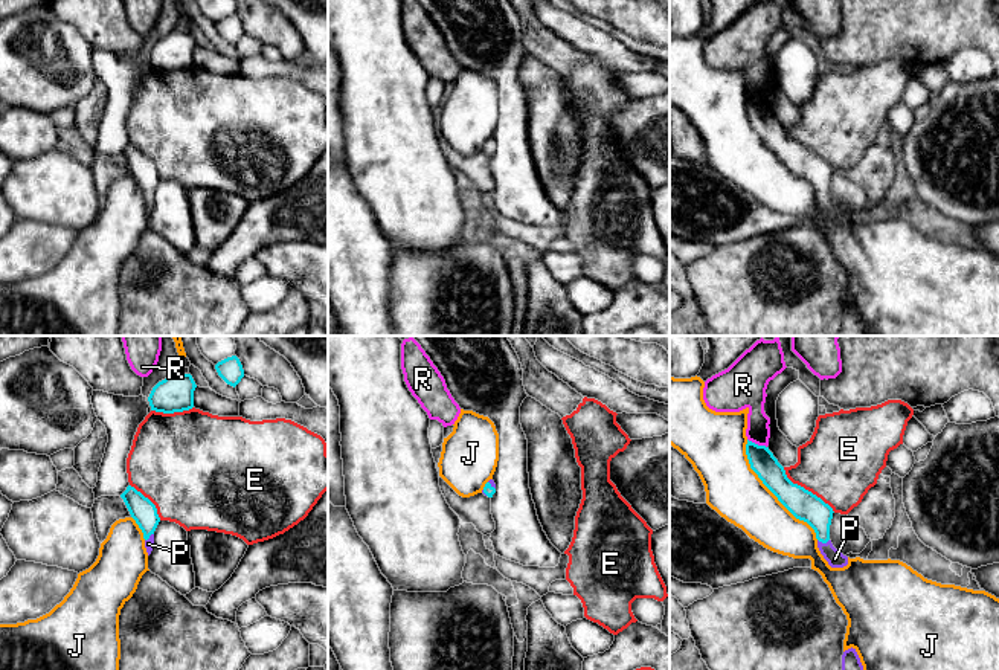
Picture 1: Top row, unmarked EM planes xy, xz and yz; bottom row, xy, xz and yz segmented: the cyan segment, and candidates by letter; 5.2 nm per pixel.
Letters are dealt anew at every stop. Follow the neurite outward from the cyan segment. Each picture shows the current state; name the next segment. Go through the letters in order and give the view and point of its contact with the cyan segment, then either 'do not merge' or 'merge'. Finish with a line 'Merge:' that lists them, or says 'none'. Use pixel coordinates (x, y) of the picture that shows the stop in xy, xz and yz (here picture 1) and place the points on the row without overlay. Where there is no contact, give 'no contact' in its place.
E: contact yz (807, 148); do not merge
J: contact yz (770, 148); do not merge
P: contact yz (824, 200); merge
R: contact yz (757, 103); do not merge
Merge: P

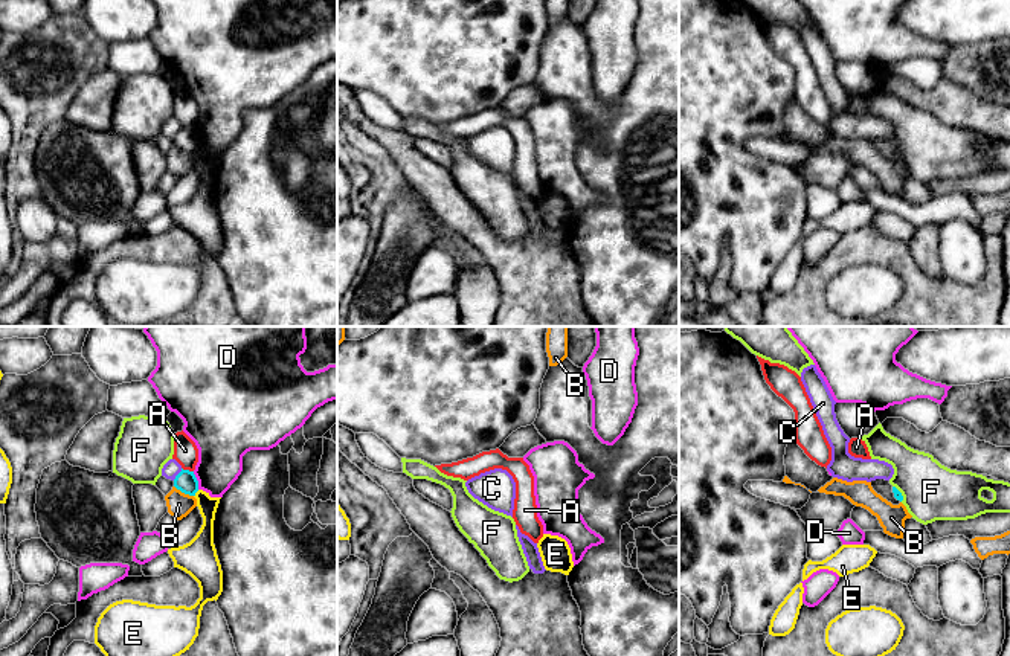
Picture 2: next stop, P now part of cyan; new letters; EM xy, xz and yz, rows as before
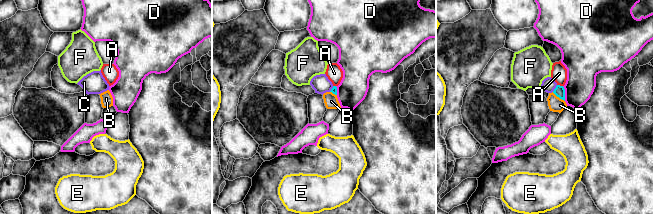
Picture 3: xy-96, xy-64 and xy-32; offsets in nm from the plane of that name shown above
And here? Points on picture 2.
A: contact xy (188, 128); do not merge
B: contact xy (183, 150); do not merge
C: contact xy (177, 133); do not merge
D: contact xy (197, 139); do not merge
E: contact xy (196, 150); do not merge
F: contact yz (900, 151); do not merge
Merge: none

